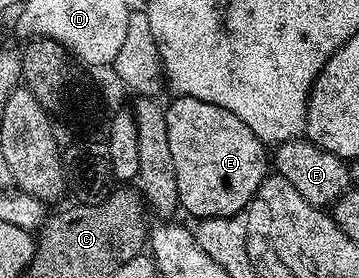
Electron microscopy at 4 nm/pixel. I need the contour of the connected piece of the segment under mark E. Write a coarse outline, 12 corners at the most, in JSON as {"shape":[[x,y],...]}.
{"shape":[[220,105],[166,107],[181,210],[240,213],[267,148]]}

